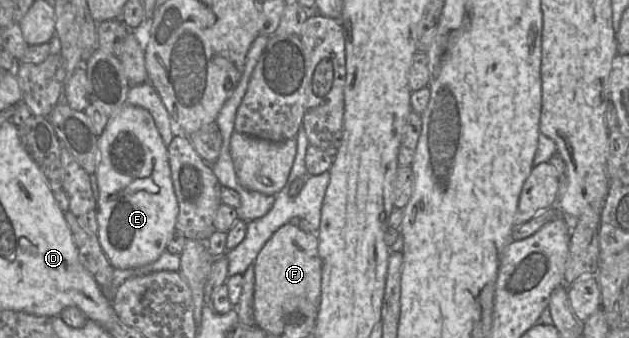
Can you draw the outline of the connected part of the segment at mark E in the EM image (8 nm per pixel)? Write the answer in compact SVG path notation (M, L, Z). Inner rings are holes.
M129 103L112 116L98 138L97 236L115 269L137 268L156 261L176 230L179 206L167 147L150 112Z

